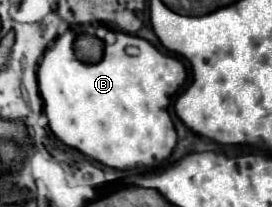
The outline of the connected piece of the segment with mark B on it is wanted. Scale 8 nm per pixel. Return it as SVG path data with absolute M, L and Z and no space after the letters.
M75 29L59 35L37 69L43 111L53 135L67 147L113 169L153 167L165 161L177 143L167 105L185 81L183 63L123 31L115 31L115 43L105 43L99 63L85 63L73 51L75 37Z

